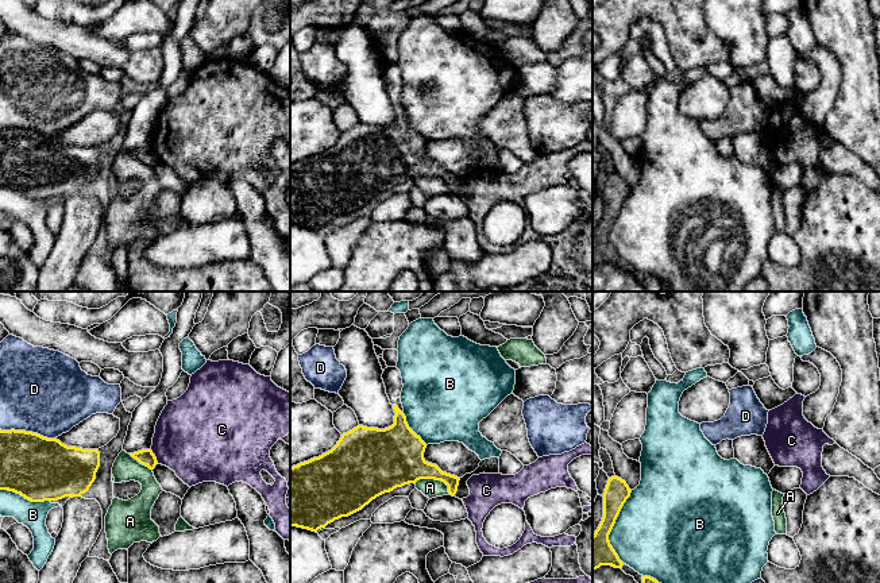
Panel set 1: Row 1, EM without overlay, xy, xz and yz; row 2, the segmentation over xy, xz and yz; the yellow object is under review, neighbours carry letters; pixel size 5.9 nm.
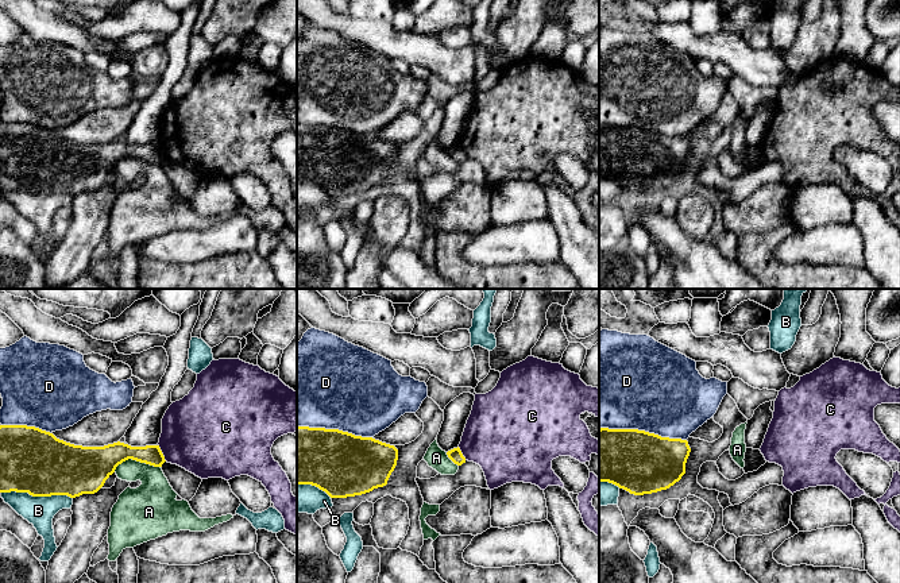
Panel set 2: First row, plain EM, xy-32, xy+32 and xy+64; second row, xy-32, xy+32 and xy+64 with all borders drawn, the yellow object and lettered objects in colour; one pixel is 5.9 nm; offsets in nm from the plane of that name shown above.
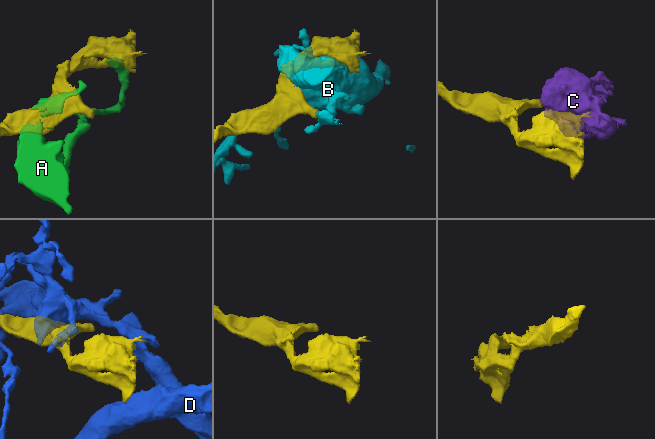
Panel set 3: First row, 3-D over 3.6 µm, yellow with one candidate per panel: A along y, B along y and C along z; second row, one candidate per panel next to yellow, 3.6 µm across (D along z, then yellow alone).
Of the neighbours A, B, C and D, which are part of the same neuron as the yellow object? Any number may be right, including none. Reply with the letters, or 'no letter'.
no letter

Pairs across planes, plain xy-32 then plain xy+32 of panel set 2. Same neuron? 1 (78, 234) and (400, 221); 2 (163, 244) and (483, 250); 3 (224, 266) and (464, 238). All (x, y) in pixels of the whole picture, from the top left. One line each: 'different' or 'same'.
1: same
2: same
3: same

